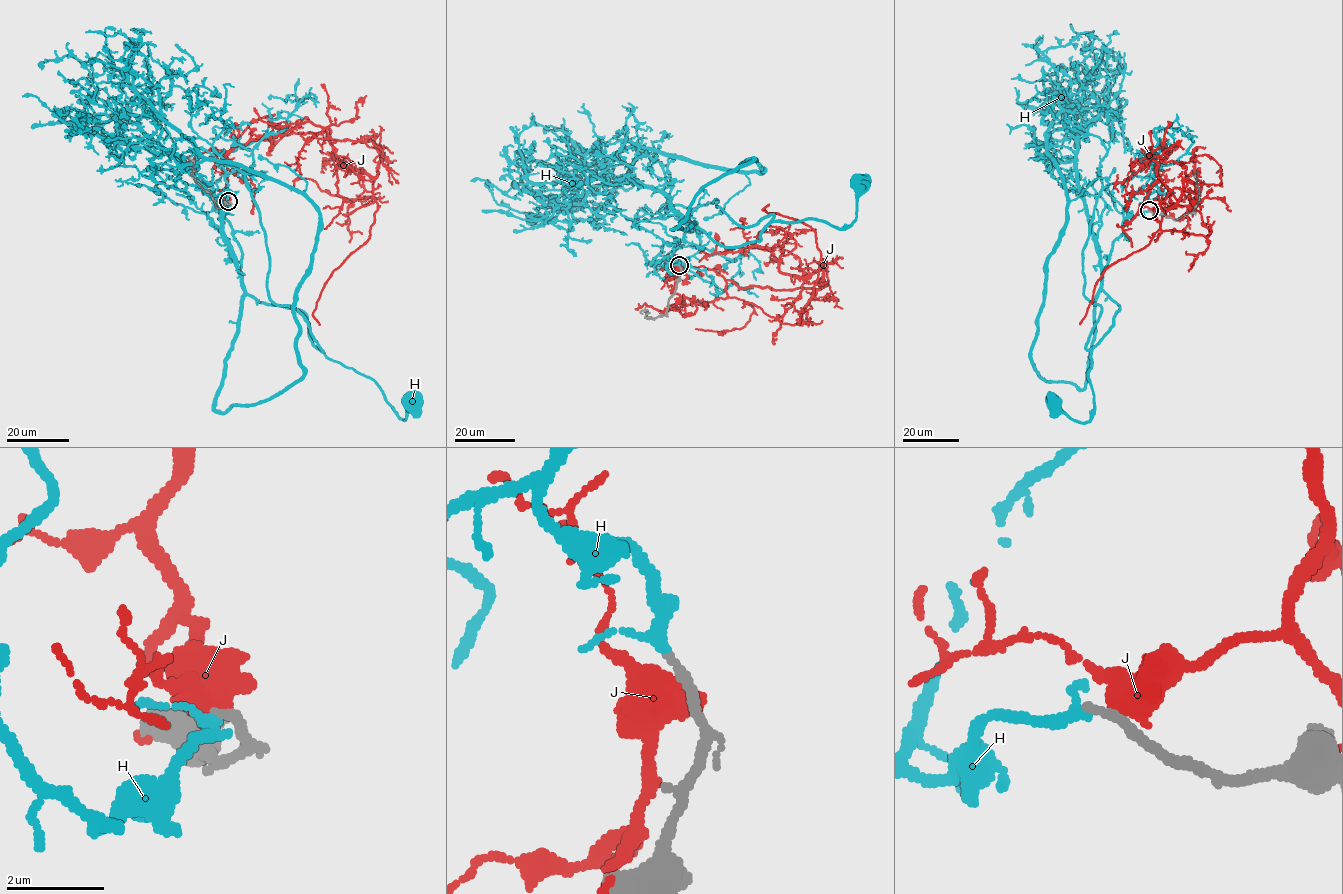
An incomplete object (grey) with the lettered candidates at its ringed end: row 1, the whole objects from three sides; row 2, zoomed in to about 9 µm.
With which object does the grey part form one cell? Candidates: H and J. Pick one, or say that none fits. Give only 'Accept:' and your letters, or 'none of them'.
Accept: none of them

